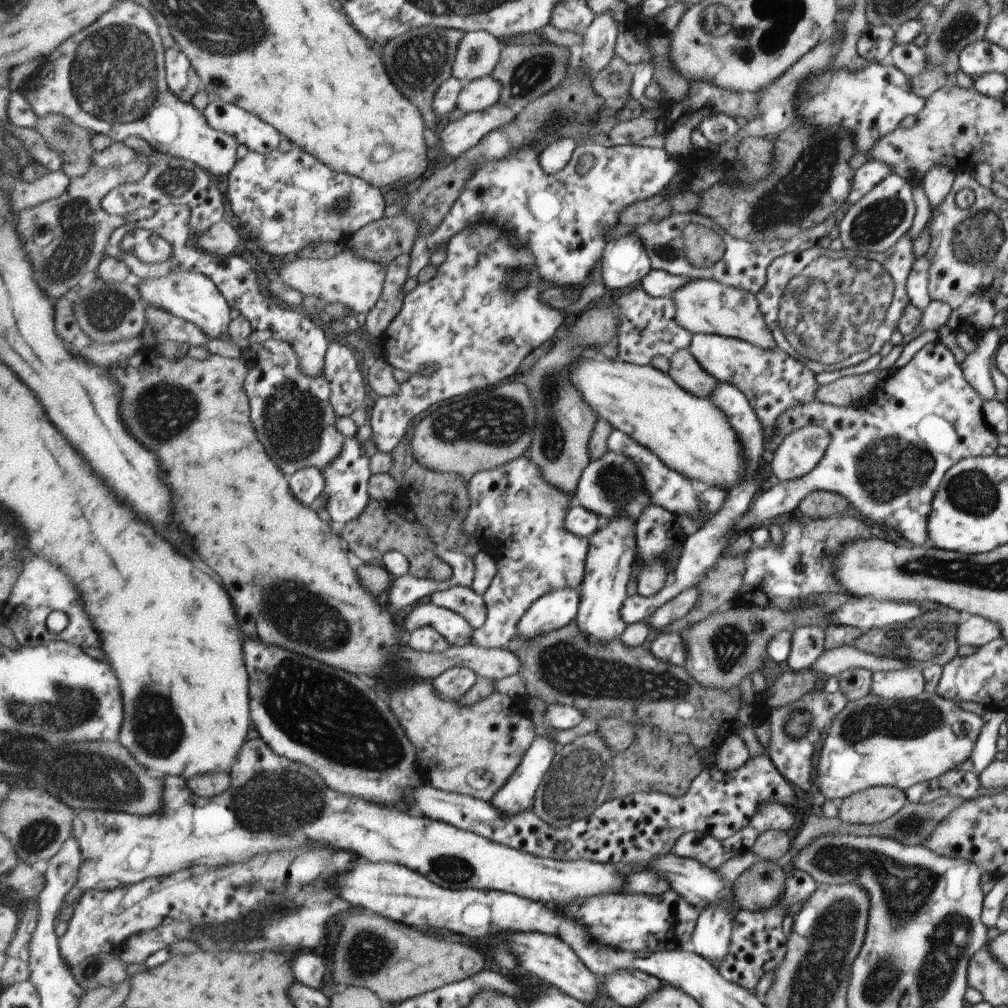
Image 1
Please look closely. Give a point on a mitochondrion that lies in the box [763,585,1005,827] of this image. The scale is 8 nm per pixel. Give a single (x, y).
(914, 720)

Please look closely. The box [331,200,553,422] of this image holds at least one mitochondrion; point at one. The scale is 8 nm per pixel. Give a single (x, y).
(516, 279)

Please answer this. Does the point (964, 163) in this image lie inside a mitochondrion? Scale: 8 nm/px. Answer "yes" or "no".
no

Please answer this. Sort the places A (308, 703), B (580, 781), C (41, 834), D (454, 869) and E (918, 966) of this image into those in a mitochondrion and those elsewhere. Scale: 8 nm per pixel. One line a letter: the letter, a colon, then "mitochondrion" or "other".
A: mitochondrion
B: mitochondrion
C: mitochondrion
D: mitochondrion
E: mitochondrion

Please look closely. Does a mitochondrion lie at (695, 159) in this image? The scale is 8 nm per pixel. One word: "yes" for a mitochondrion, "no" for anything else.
no

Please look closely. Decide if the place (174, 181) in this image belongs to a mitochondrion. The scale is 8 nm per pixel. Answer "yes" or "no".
yes

